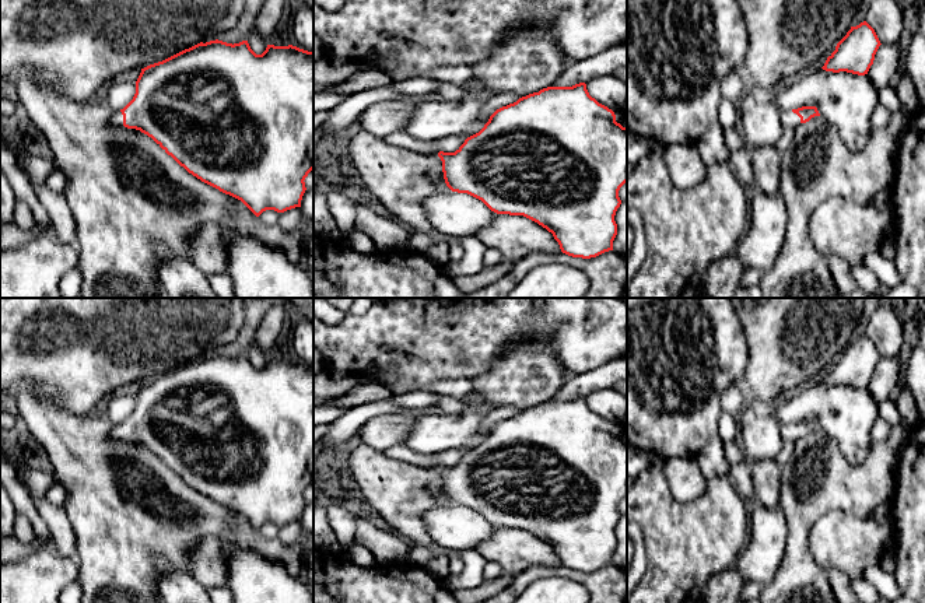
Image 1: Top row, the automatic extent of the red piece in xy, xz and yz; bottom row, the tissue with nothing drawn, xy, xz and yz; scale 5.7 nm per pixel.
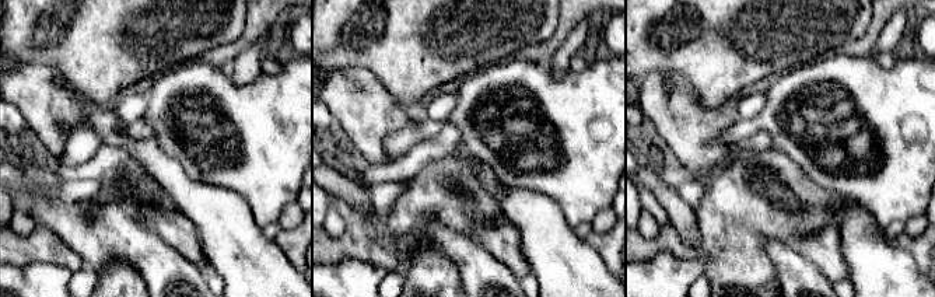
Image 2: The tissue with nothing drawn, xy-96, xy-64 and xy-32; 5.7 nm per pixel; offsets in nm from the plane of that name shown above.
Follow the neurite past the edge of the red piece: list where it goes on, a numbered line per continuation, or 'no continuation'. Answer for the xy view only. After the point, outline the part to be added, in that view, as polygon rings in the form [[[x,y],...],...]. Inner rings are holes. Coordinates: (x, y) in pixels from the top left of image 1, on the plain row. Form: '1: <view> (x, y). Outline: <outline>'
1: xy (116, 433). Outline: [[[113,424],[111,432],[109,432],[109,437],[112,439],[116,439],[116,441],[122,441],[123,439],[123,428],[120,424]]]

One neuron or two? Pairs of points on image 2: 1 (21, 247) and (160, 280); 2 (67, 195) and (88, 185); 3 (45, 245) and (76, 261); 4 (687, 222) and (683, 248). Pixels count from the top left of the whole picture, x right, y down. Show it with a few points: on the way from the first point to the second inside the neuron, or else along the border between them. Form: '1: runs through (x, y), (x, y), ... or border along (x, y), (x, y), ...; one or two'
1: border along (62, 238), (87, 265); two
2: runs through (73, 191), (83, 189); one
3: runs through (52, 248), (69, 258); one
4: border along (671, 222), (679, 236), (700, 251); two

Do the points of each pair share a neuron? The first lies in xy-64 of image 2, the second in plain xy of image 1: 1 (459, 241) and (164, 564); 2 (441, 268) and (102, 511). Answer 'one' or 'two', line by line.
1: one
2: one

